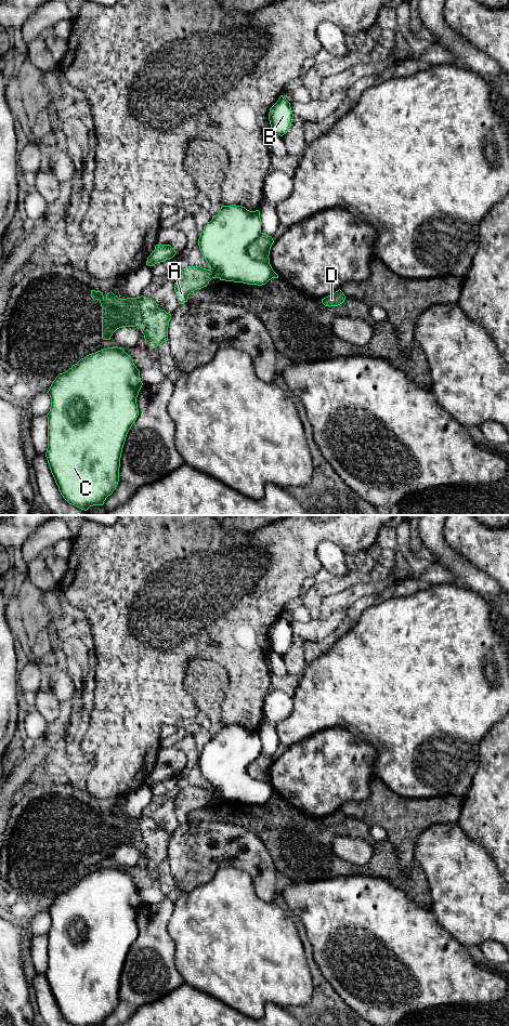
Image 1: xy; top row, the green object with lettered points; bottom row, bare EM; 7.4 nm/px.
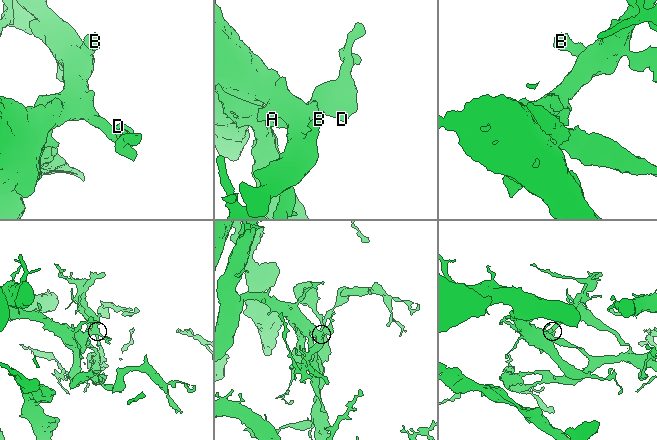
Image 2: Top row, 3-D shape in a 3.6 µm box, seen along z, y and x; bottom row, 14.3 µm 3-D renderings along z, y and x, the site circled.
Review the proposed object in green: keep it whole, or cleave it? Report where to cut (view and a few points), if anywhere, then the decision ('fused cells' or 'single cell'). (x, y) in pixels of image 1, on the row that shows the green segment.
xy (261, 233), (248, 247), (248, 253), (255, 259), (269, 263) | fused cells

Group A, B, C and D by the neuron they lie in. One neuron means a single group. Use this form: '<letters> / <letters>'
A D / B C

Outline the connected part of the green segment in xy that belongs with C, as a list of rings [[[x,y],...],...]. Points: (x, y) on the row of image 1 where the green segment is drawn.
[[[114,346],[103,348],[95,353],[89,354],[81,358],[77,364],[73,365],[67,371],[60,373],[52,382],[49,391],[47,392],[51,398],[51,407],[48,412],[48,448],[45,457],[51,470],[51,473],[55,479],[58,490],[63,498],[71,505],[75,505],[81,510],[87,511],[93,505],[103,505],[108,496],[113,494],[119,482],[119,468],[122,448],[126,442],[127,434],[132,424],[139,416],[139,409],[136,404],[136,397],[143,383],[140,378],[140,370],[133,363],[133,359],[128,355],[123,348]]]

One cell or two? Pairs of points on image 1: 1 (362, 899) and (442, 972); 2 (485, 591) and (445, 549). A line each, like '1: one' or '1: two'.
1: one
2: one

